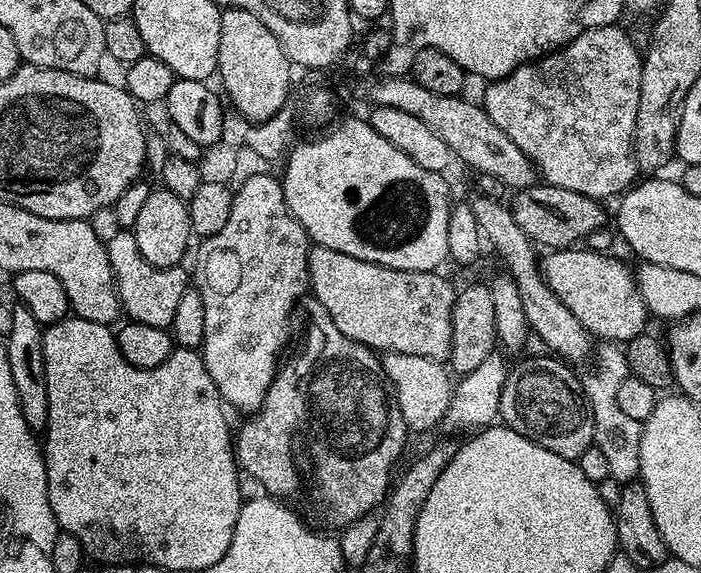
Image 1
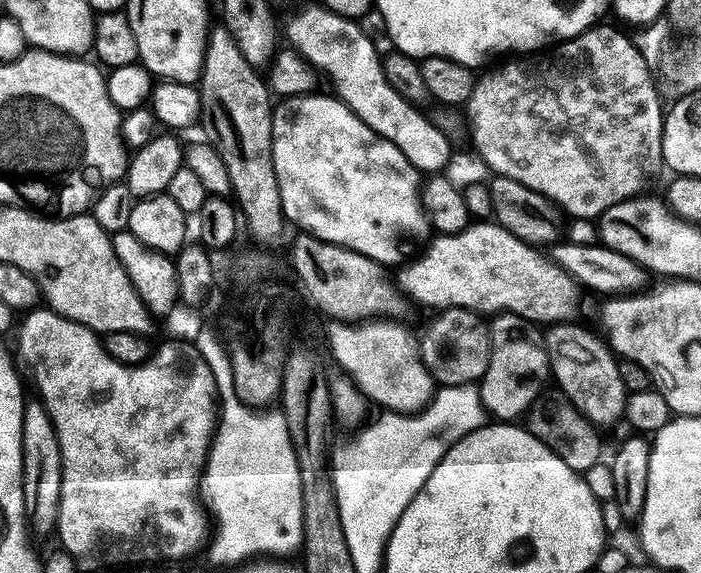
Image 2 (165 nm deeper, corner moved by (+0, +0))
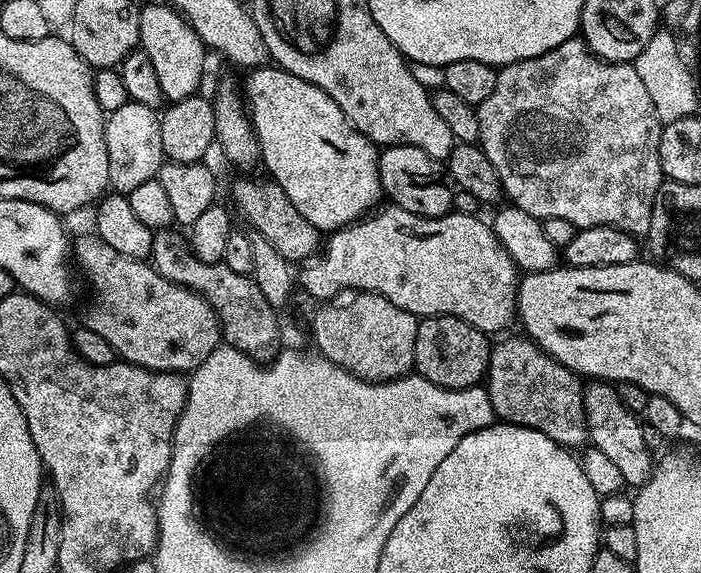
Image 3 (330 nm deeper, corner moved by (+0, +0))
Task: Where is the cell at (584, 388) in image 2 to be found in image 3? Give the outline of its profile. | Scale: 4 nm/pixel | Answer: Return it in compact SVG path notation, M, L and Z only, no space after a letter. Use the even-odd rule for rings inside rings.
M592 382L585 387L584 413L591 447L602 450L602 454L610 458L611 464L622 474L625 485L645 484L652 474L654 456L644 437L645 425L641 417L622 406L622 398L618 398L615 387L608 382Z

